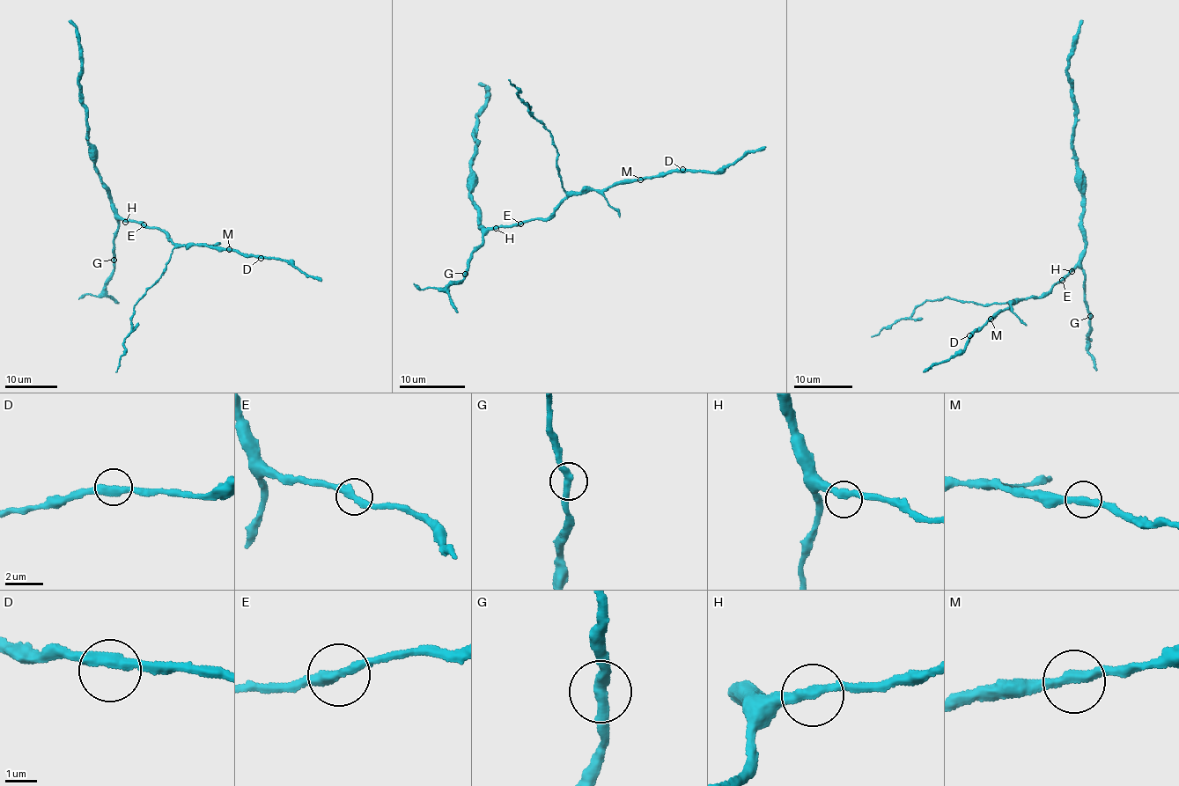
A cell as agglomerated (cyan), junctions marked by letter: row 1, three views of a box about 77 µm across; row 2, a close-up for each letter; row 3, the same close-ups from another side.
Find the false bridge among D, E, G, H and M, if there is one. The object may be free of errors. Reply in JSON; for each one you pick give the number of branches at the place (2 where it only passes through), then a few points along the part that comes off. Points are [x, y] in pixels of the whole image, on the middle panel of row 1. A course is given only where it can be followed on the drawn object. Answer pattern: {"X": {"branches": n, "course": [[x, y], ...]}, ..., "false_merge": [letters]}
{"false_merge": []}

